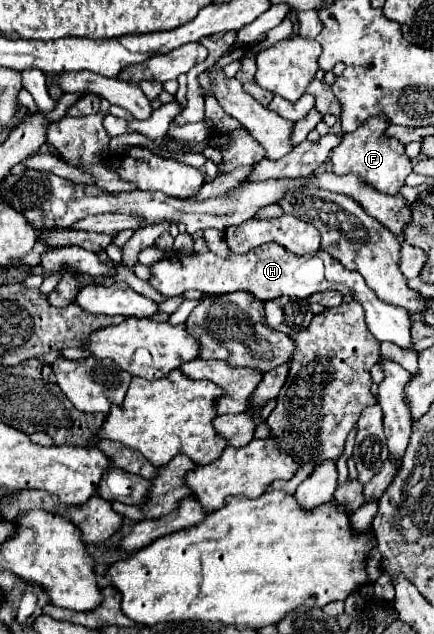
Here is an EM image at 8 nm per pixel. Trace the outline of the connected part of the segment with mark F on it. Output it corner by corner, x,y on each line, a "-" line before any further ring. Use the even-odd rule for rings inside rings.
376,116
370,118
368,122
364,122
364,126
360,126
358,130
354,130
352,134
344,134
342,142
332,150
332,172
334,174
358,174
368,186
376,188
378,192
384,194
398,194
400,188
404,186
406,176
412,172
412,160
404,154
404,144
400,144
394,138
386,138
384,130
386,130
388,122
384,116

